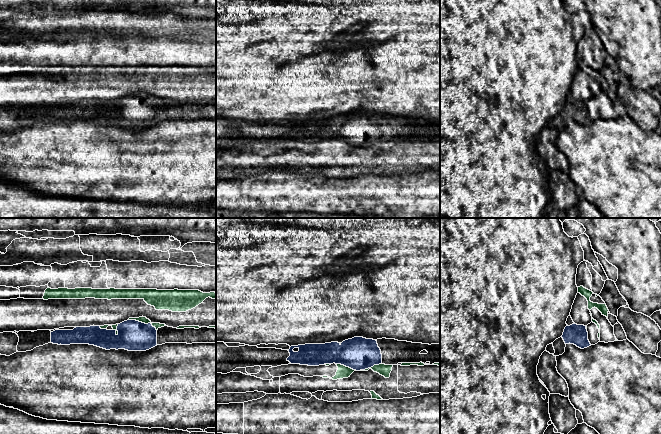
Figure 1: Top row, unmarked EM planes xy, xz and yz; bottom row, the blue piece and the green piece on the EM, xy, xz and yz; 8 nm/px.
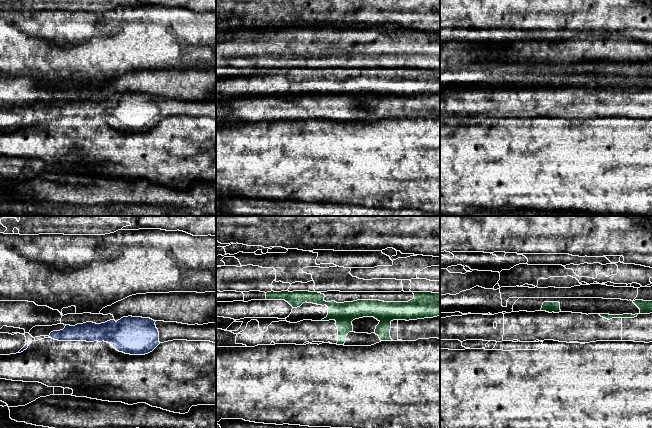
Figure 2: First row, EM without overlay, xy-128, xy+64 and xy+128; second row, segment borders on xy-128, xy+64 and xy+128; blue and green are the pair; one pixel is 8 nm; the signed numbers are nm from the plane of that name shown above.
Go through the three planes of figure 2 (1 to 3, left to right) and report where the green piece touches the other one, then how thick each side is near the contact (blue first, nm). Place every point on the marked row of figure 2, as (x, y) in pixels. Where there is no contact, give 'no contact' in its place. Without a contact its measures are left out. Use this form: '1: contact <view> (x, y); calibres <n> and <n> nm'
1: no contact
2: no contact
3: no contact

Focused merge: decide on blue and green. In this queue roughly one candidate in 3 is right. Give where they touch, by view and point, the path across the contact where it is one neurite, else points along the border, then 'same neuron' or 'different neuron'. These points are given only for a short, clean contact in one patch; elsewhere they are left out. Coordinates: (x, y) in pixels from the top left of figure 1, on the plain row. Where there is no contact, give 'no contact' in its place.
contact xy (143, 99); border xy (128, 95), (150, 99), (156, 106); different neuron

